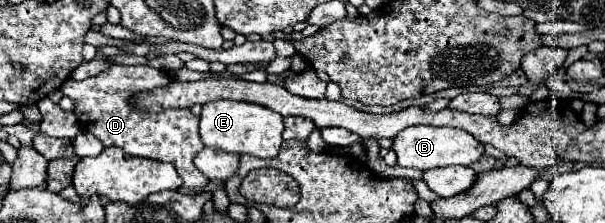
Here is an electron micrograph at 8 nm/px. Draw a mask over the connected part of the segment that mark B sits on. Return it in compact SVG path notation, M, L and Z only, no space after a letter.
M409 127L403 129L393 139L393 149L397 153L397 163L401 167L413 167L419 171L429 171L447 165L471 165L483 155L483 145L467 131L455 127Z

